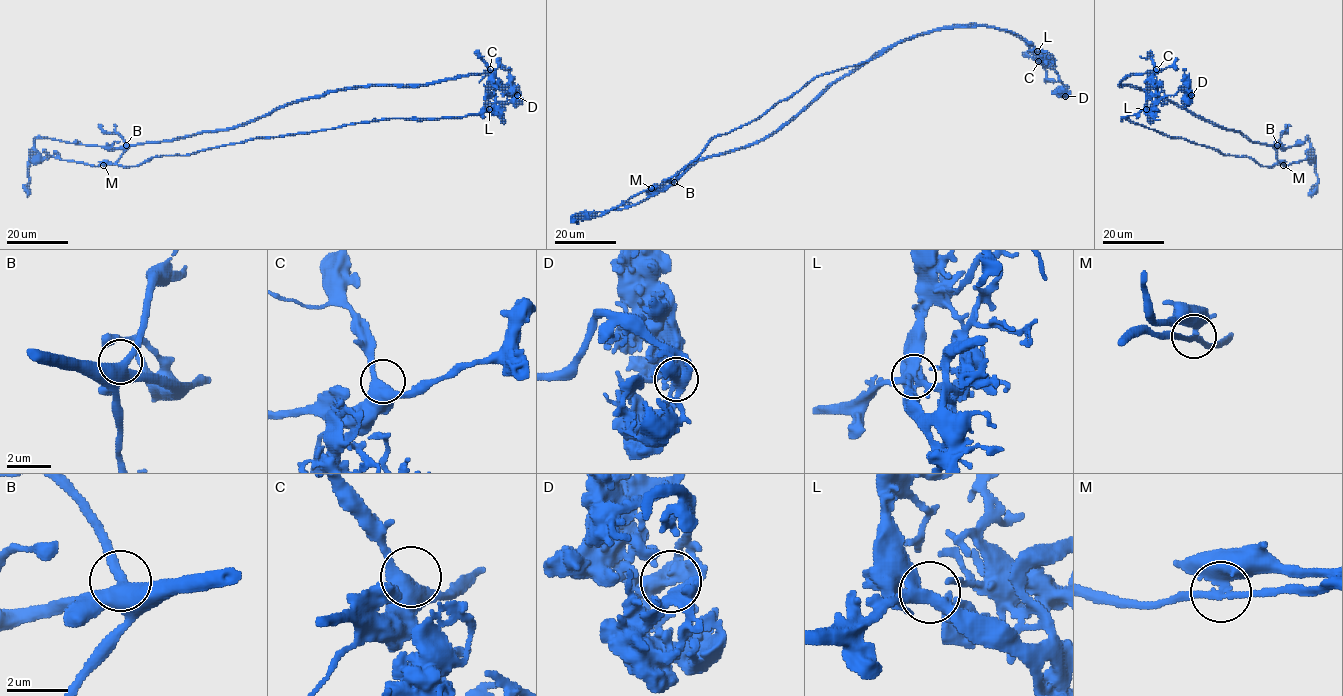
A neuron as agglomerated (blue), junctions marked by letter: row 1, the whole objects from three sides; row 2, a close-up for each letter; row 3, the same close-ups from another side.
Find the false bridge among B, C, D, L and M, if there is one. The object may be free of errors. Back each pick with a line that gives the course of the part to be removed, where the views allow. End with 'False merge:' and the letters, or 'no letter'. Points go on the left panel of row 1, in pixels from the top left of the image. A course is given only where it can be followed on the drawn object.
M: (103, 165), (116, 163), (132, 146), (224, 131), (286, 105), (333, 91), (431, 84), (509, 67)
False merge: M

